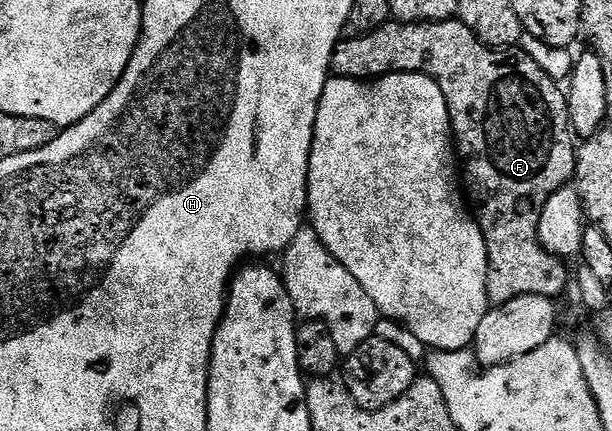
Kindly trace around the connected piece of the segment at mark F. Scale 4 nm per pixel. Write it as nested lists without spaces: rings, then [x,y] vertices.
[[[456,17],[454,19],[442,19],[441,21],[437,21],[436,23],[400,23],[398,21],[392,21],[390,23],[386,23],[385,26],[377,28],[375,31],[370,31],[369,33],[365,33],[364,35],[351,35],[350,37],[340,38],[339,44],[335,47],[335,52],[333,53],[333,57],[331,58],[331,69],[332,72],[338,78],[341,79],[361,79],[364,81],[370,80],[372,77],[382,77],[384,75],[389,75],[392,73],[398,73],[401,75],[427,75],[437,86],[441,89],[443,96],[447,101],[447,108],[451,113],[451,130],[453,132],[453,142],[457,148],[458,158],[461,160],[461,175],[465,180],[465,191],[469,196],[470,202],[474,204],[476,203],[479,206],[479,211],[477,210],[477,222],[479,227],[483,230],[483,236],[485,237],[485,245],[487,246],[487,297],[488,300],[492,304],[498,305],[500,303],[508,303],[509,301],[513,301],[517,297],[525,297],[526,295],[540,295],[541,297],[545,297],[546,299],[555,299],[559,297],[559,294],[562,293],[563,290],[567,287],[567,267],[568,264],[564,262],[564,260],[560,259],[559,256],[553,254],[551,251],[547,251],[543,247],[543,243],[539,239],[539,214],[541,213],[541,209],[545,205],[545,201],[549,201],[549,197],[553,197],[553,193],[557,193],[557,189],[561,189],[562,187],[568,186],[574,180],[575,177],[575,156],[577,154],[577,139],[571,130],[571,118],[569,117],[569,109],[567,108],[567,96],[565,94],[564,88],[560,86],[556,80],[551,79],[549,73],[545,71],[538,64],[532,56],[529,56],[522,49],[500,49],[497,47],[489,47],[486,43],[482,43],[481,40],[475,36],[473,33],[473,29],[469,29],[469,25],[465,25],[461,22],[461,20]]]

